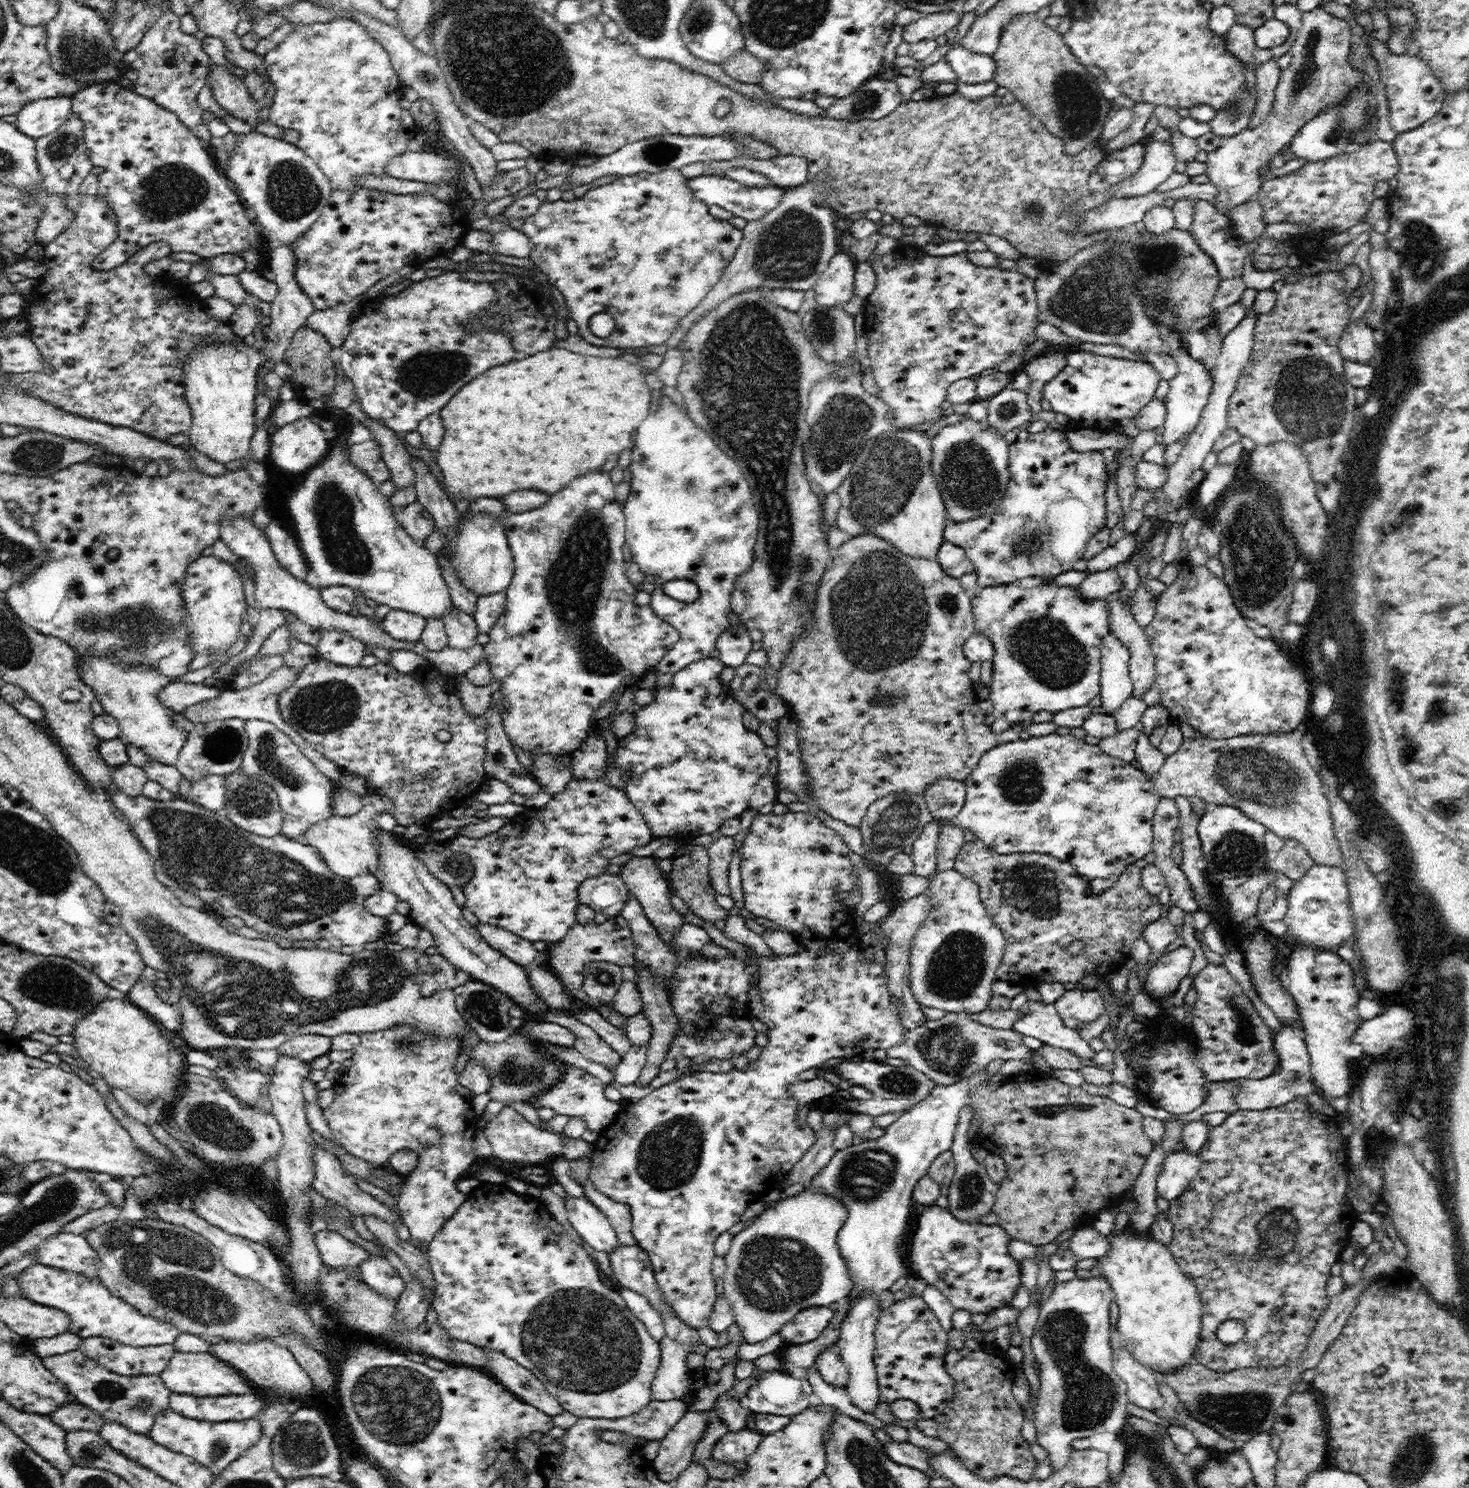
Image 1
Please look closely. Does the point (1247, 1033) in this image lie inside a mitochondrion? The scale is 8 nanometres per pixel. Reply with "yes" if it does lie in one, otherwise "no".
yes

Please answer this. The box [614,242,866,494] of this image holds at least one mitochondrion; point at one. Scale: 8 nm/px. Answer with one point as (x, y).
(823, 327)

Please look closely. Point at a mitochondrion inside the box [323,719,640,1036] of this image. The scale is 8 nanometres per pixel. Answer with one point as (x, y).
(483, 1009)

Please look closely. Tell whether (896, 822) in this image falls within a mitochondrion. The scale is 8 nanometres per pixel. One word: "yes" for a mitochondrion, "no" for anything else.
yes

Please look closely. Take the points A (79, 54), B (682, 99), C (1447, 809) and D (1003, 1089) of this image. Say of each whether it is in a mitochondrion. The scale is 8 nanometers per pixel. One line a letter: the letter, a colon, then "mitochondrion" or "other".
A: mitochondrion
B: other
C: other
D: other

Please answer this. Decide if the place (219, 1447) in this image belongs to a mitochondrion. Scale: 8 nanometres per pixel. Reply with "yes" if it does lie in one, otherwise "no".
yes

